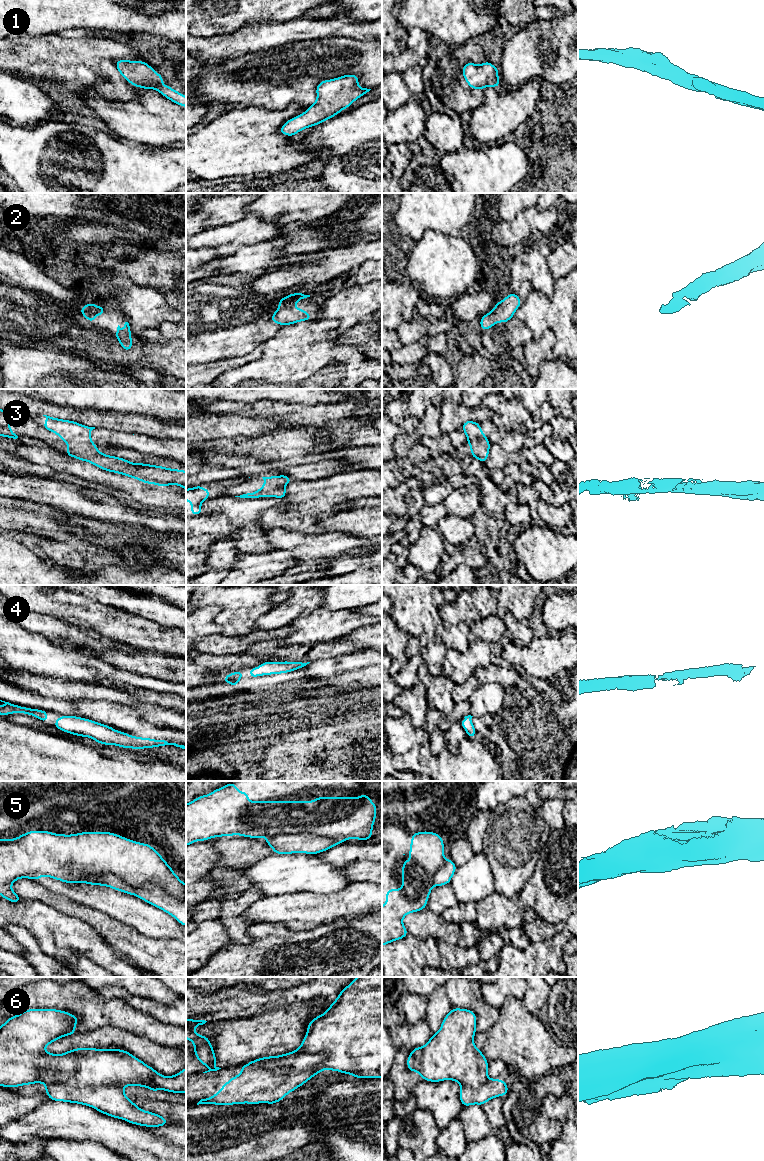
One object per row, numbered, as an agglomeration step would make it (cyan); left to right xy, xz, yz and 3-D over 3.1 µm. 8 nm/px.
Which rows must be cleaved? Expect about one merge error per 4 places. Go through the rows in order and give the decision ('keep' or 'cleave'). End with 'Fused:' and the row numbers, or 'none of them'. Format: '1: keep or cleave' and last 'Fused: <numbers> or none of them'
1: keep
2: keep
3: keep
4: keep
5: cleave
6: cleave
Fused: 5, 6

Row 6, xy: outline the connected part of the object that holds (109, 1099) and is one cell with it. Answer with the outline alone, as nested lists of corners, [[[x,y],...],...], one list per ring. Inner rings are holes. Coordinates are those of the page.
[[[63,1083],[45,1084],[50,1100],[77,1103],[94,1108],[103,1114],[145,1127],[161,1127],[168,1124],[166,1118],[140,1109],[130,1101],[123,1088],[103,1084],[97,1087],[77,1087]]]

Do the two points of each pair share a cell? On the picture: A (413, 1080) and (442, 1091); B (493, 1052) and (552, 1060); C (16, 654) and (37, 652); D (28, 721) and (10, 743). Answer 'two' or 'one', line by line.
A: two
B: one
C: one
D: two

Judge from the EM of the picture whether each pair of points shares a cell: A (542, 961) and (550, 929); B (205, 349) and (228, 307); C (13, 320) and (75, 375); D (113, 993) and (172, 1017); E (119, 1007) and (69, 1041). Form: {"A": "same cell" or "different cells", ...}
{"A": "different cells", "B": "same cell", "C": "different cells", "D": "same cell", "E": "different cells"}

